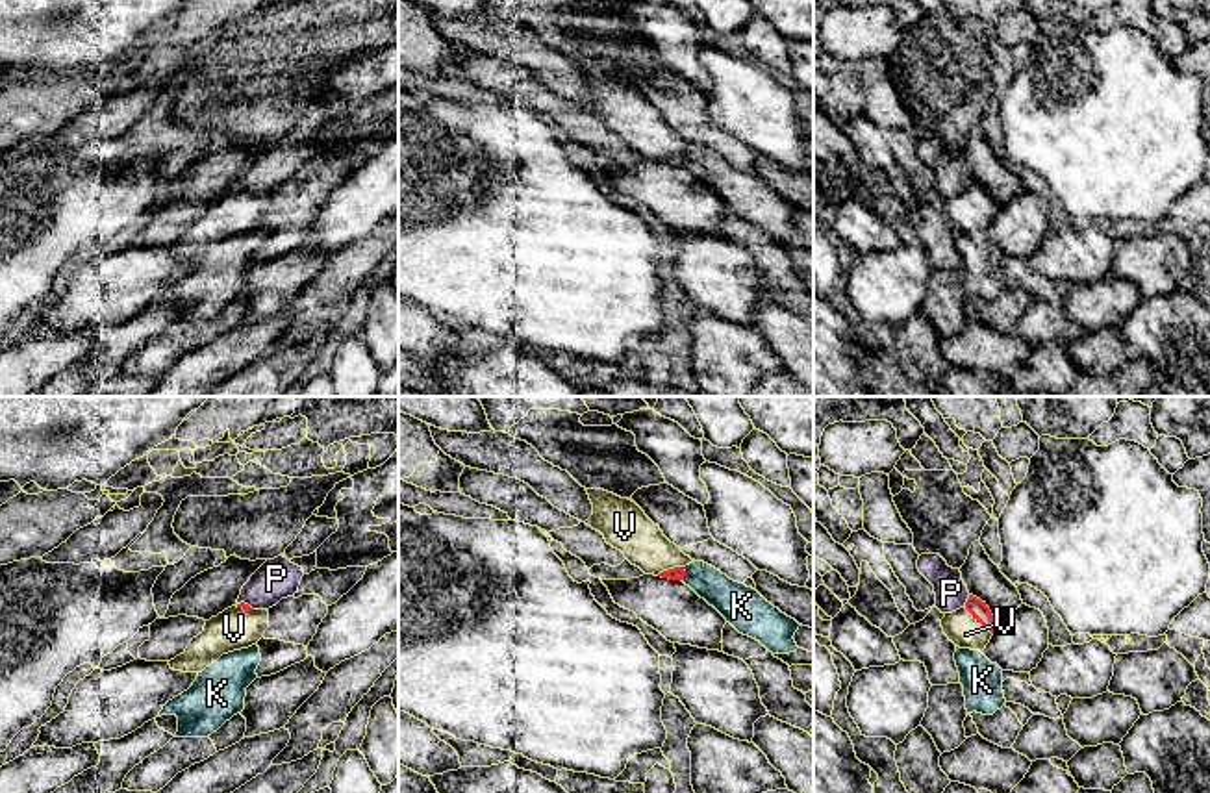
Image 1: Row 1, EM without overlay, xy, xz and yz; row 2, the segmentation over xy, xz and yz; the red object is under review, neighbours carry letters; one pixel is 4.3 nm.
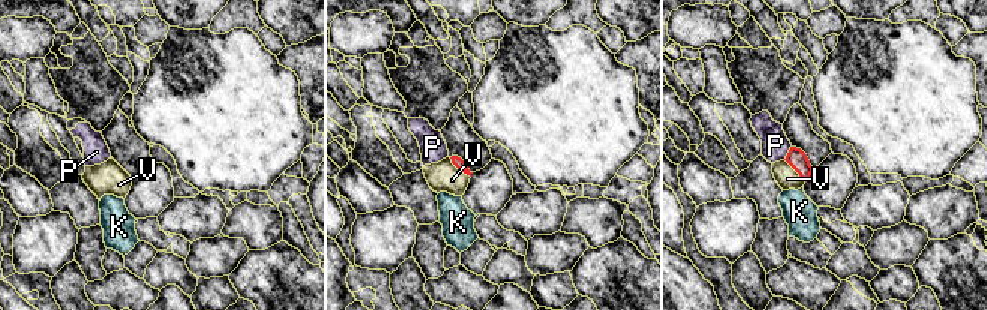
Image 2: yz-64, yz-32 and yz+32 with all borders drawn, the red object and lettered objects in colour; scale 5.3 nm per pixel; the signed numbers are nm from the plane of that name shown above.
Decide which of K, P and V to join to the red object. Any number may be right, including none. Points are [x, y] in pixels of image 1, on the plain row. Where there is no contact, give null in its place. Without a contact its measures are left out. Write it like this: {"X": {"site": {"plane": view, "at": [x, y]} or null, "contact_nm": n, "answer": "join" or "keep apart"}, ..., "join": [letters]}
{"K": {"site": {"plane": "xz", "at": [684, 160]}, "contact_nm": 60, "answer": "keep apart"}, "P": {"site": {"plane": "yz", "at": [968, 186]}, "contact_nm": 50, "answer": "keep apart"}, "V": {"site": {"plane": "yz", "at": [979, 206]}, "contact_nm": 180, "answer": "join"}, "join": ["V"]}

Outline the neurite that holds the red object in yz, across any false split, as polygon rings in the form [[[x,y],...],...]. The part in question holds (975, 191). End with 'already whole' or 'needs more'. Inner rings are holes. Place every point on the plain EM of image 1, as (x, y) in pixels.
[[[969,180],[964,193],[945,198],[941,204],[943,219],[960,233],[984,235],[999,206],[991,200],[986,187]]] | needs more

